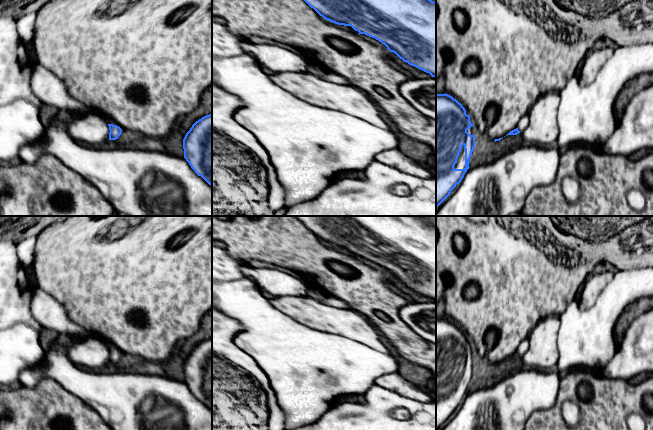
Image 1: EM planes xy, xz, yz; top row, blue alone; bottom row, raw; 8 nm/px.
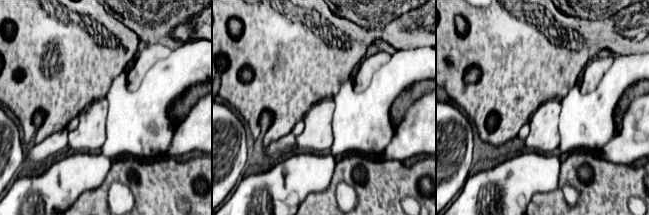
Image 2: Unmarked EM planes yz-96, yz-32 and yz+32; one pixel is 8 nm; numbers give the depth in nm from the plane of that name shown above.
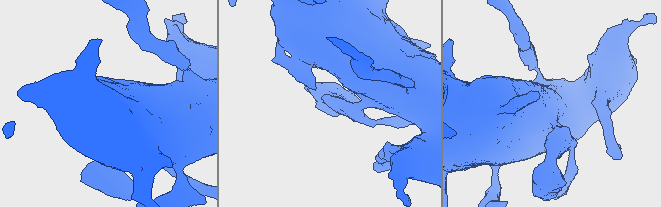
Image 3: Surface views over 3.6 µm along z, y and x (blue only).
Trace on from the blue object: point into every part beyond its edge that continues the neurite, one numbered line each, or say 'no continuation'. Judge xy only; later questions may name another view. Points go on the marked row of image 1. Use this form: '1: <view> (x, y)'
no continuation

